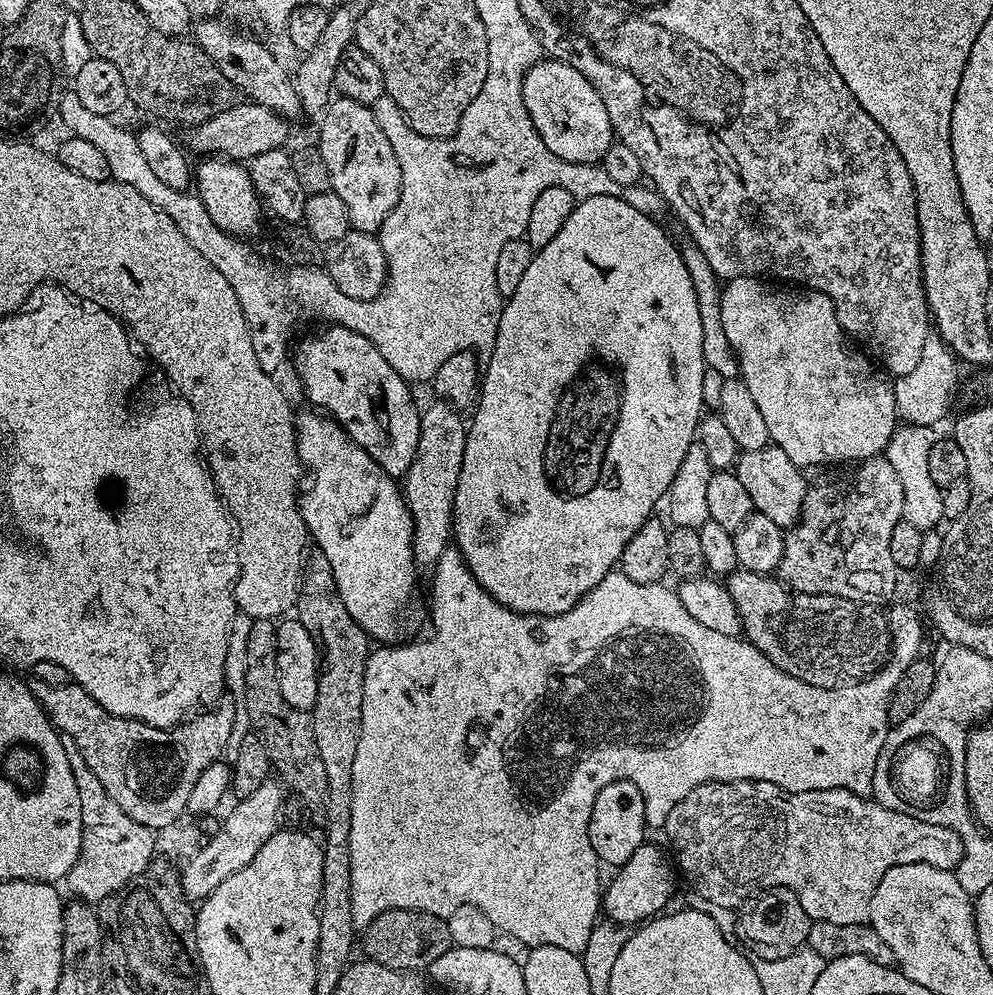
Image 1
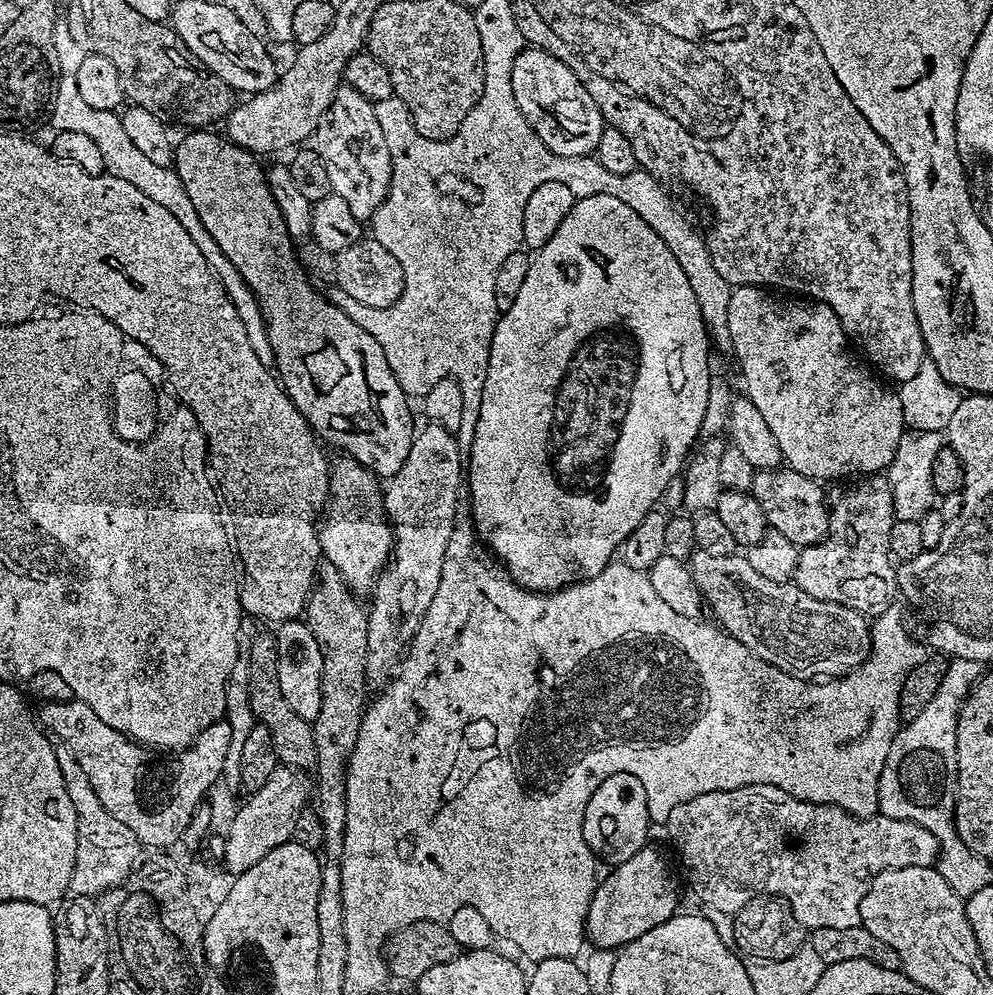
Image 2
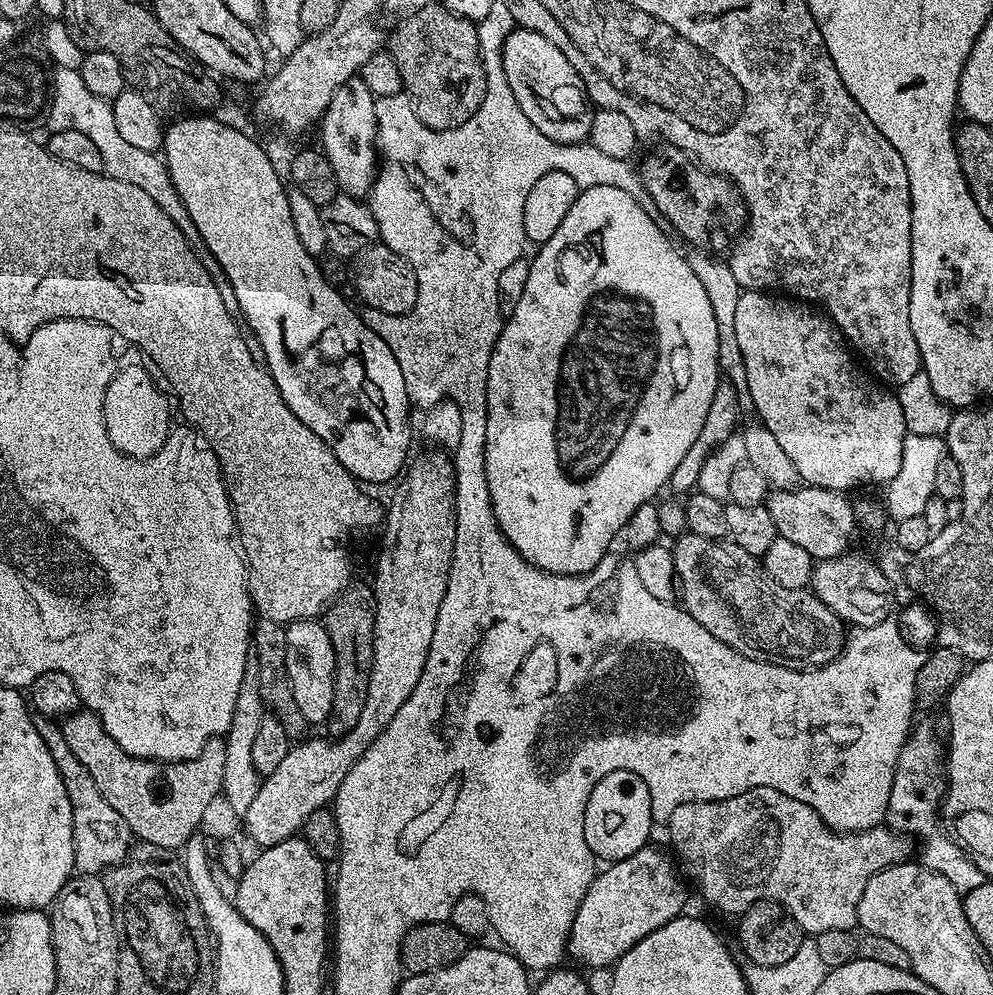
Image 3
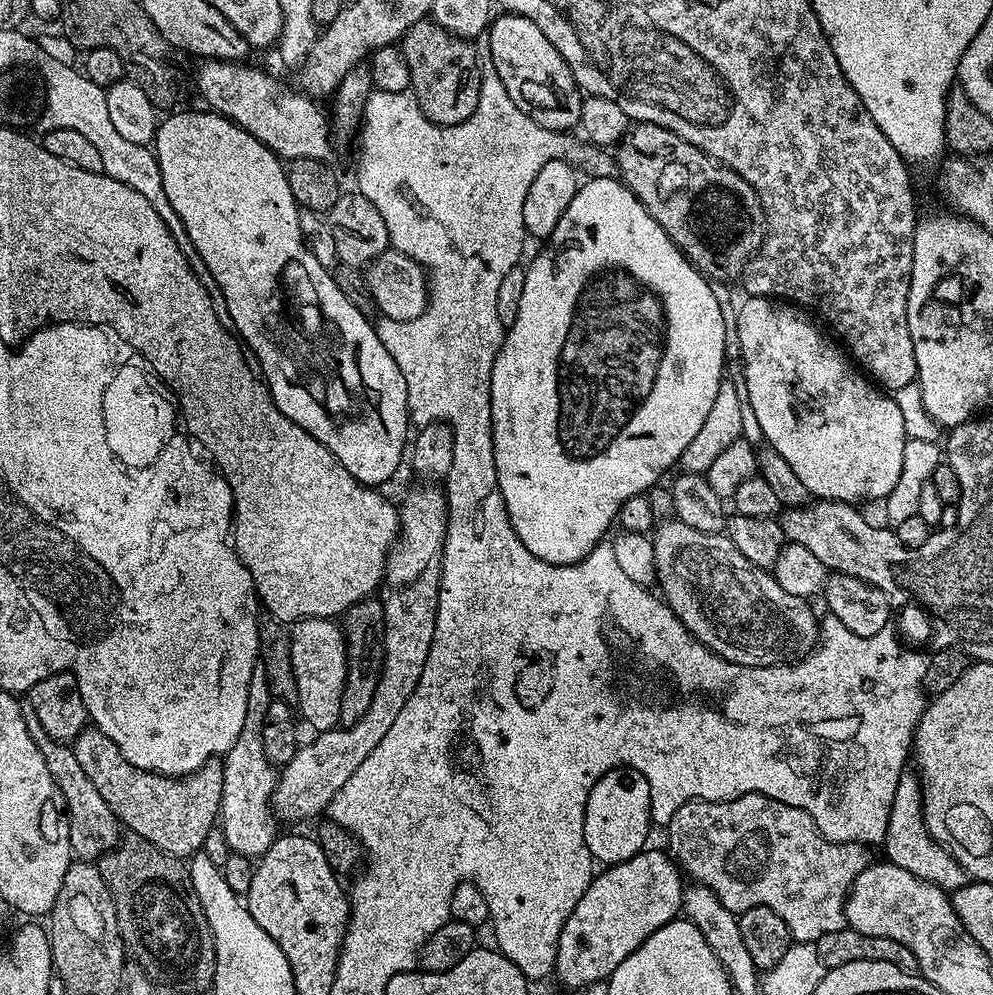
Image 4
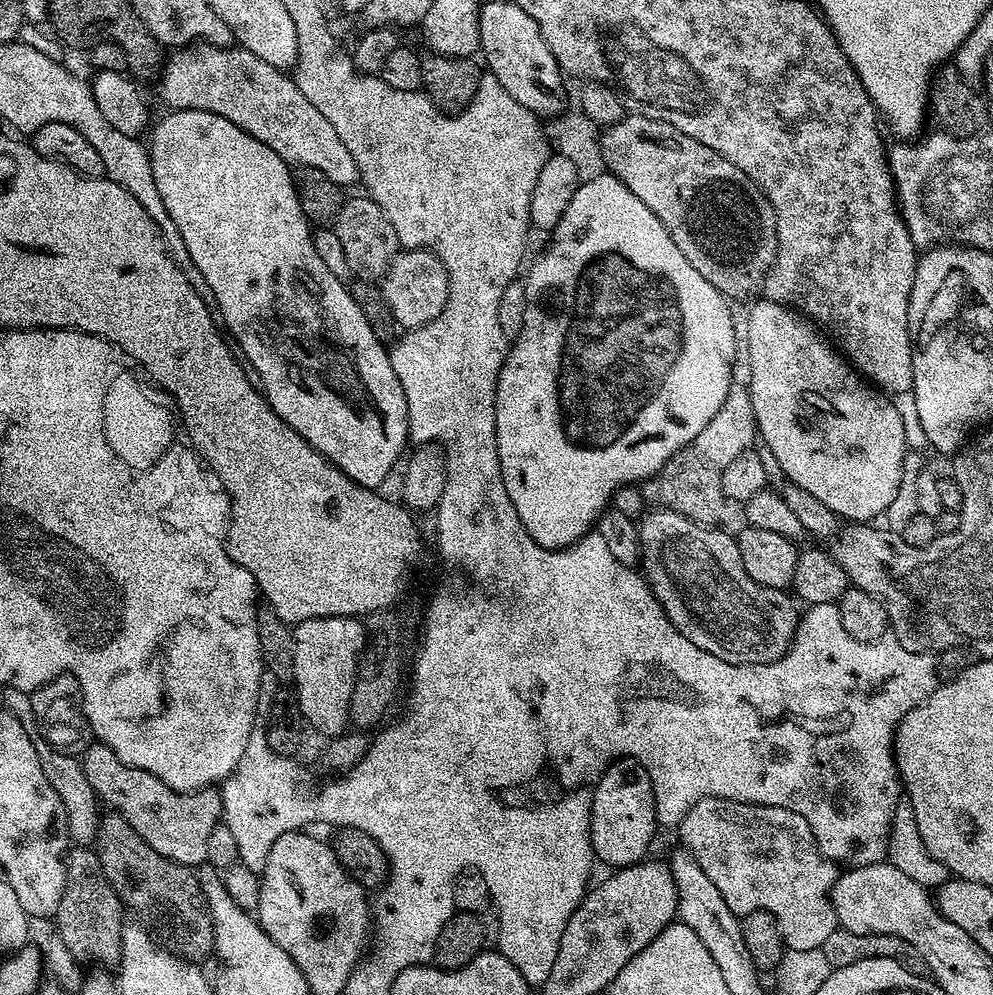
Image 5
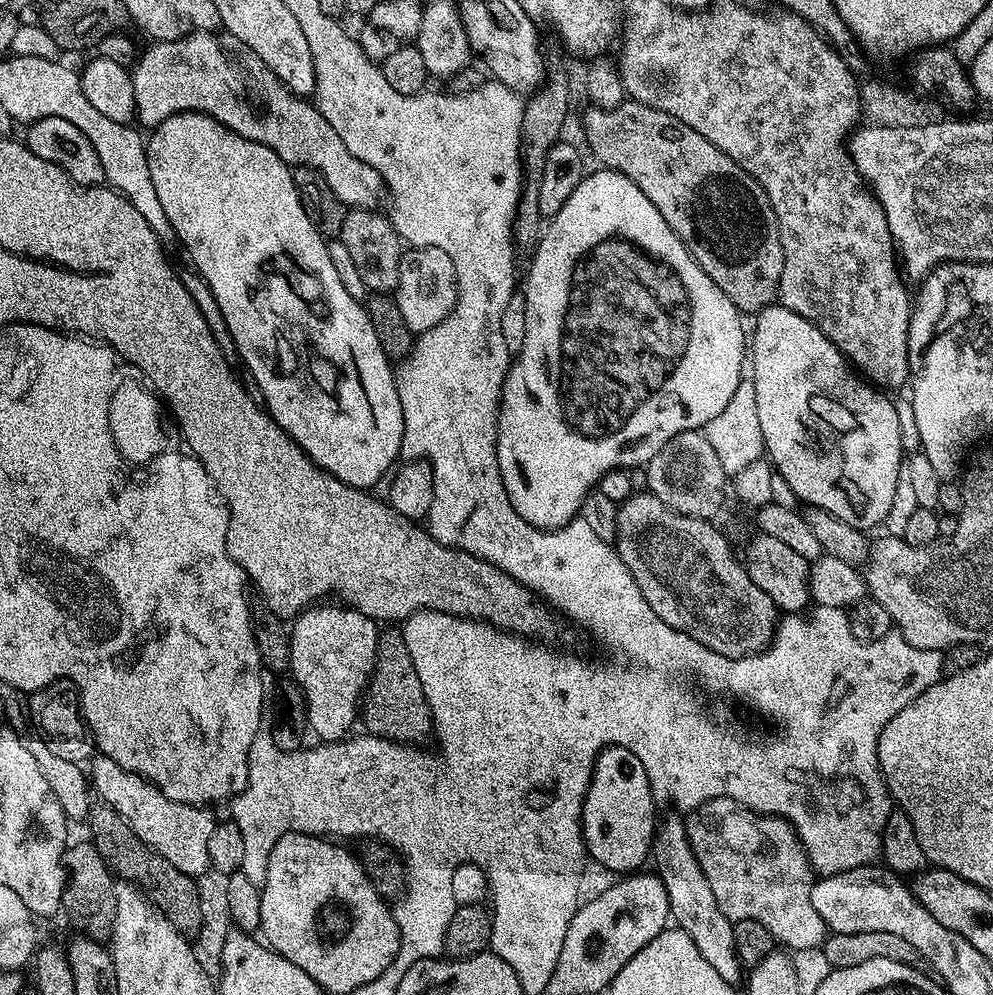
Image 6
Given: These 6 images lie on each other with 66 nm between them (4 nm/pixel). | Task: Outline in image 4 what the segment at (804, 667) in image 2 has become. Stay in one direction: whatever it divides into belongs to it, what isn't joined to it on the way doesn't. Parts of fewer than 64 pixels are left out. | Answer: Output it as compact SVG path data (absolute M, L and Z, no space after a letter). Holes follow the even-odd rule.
M673 518L665 519L663 523L655 529L654 535L651 537L651 542L654 546L656 584L658 585L659 595L674 615L684 623L688 633L690 633L698 642L705 644L712 652L716 652L722 658L726 658L730 662L741 664L742 666L770 666L771 664L787 664L789 662L795 662L807 656L808 653L816 647L820 639L820 629L822 624L818 619L818 616L816 620L816 612L811 608L811 603L809 603L808 600L803 600L794 594L788 593L787 590L782 590L782 586L778 586L776 577L772 572L751 564L742 554L742 550L738 550L734 546L734 542L728 535L694 530L694 526L686 526L681 520Z

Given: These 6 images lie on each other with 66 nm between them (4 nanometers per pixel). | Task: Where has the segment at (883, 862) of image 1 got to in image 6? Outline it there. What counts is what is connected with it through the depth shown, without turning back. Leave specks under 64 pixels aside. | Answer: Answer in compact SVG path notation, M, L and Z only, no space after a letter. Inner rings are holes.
M723 796L698 806L686 823L694 858L698 858L698 866L714 890L718 910L726 918L760 922L777 945L792 952L823 945L828 927L810 902L814 869L790 821L755 812Z

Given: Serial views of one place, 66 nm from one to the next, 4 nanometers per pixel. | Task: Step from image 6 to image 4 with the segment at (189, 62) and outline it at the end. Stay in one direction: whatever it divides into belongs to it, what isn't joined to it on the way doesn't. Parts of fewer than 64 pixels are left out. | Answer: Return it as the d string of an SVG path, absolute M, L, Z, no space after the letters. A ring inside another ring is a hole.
M205 59L201 64L204 65L196 72L196 88L211 111L233 120L285 161L329 159L334 136L330 131L329 117L315 104L315 99L298 92L284 92L283 86L270 73L255 68L252 62Z

